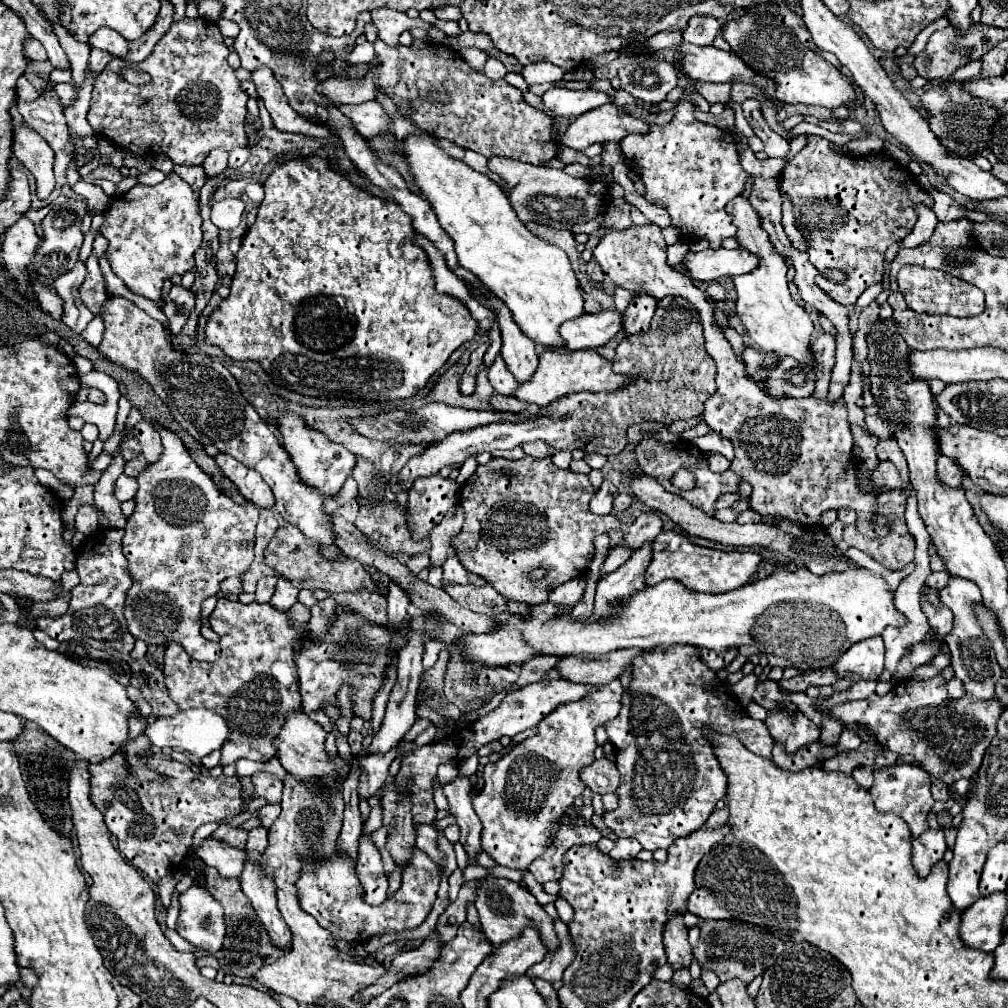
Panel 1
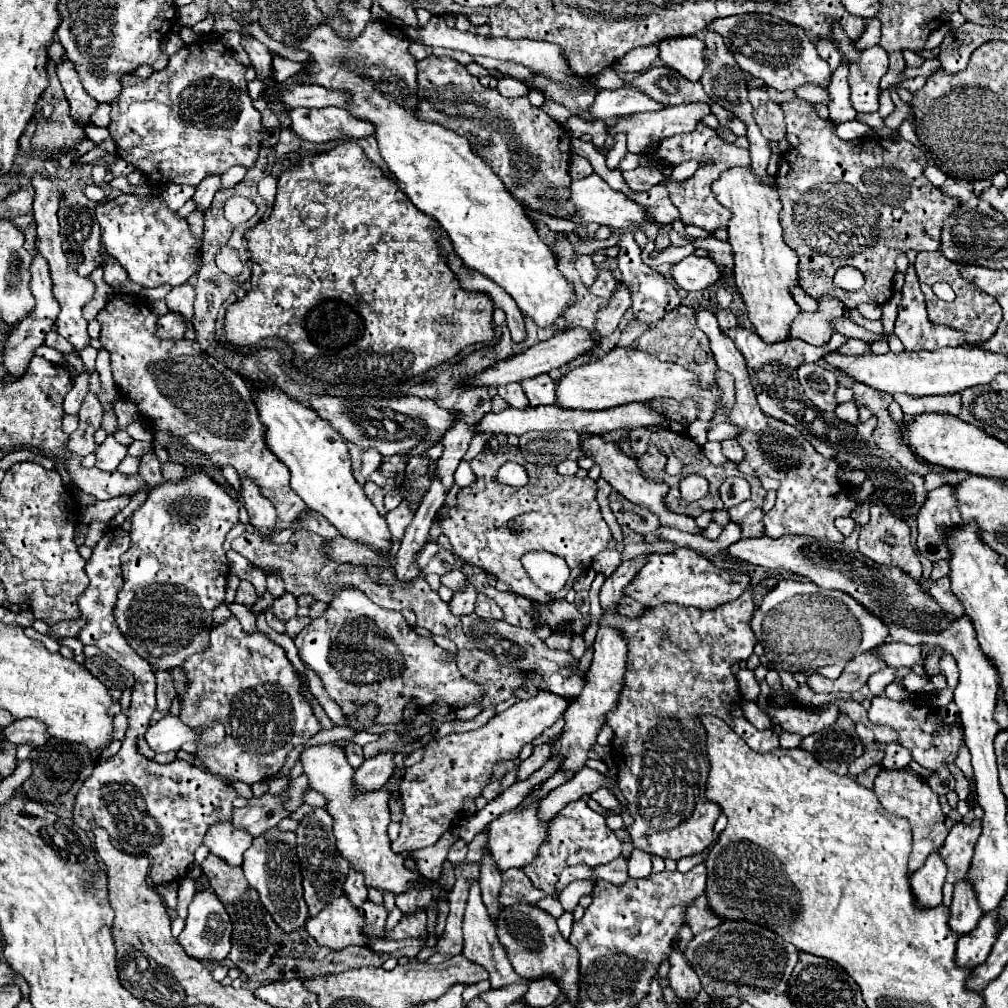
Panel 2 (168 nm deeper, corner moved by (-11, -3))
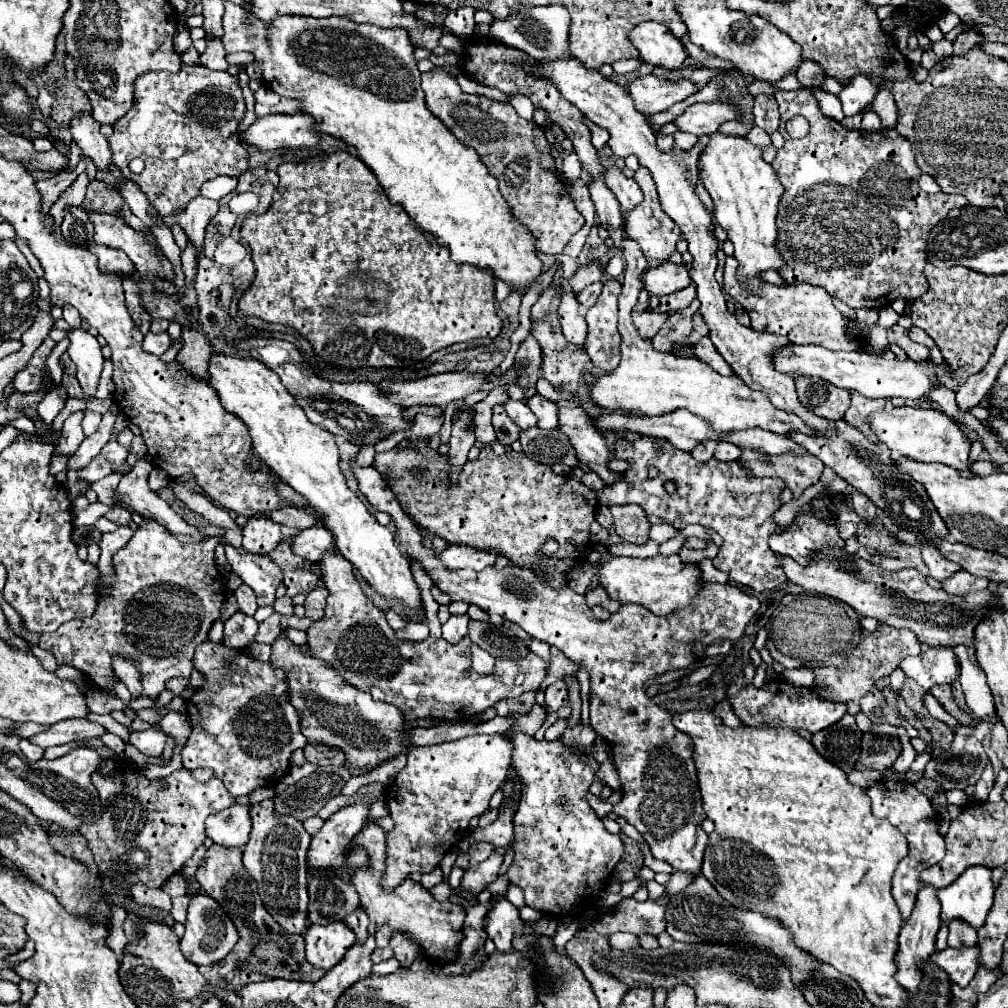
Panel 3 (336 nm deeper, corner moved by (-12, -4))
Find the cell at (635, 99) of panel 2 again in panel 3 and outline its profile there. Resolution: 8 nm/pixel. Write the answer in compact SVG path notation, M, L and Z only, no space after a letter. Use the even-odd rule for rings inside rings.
M641 75L627 85L627 93L635 103L635 109L643 115L653 115L667 111L671 105L693 95L697 87L691 81L659 81L653 75Z

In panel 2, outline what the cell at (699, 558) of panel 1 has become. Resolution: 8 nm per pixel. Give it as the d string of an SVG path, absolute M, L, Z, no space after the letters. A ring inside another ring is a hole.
M676 548L672 554L650 554L644 566L636 572L634 580L624 588L624 594L642 602L644 606L654 604L678 604L678 606L694 606L698 610L718 608L734 598L738 598L750 584L746 574L730 574L728 570L716 568L708 558L696 554L690 548Z

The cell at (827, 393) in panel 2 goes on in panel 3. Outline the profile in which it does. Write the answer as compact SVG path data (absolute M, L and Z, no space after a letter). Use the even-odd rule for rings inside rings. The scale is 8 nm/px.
M795 377L799 399L805 407L809 407L815 415L825 419L843 419L851 395L849 391L835 389L835 385L823 381L821 377Z

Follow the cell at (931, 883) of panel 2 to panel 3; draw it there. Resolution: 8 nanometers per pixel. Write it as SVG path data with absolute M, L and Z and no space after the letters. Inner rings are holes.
M923 885L917 893L917 901L915 901L915 907L909 915L909 919L905 921L903 929L901 929L901 935L899 935L899 953L897 953L897 967L899 971L895 973L895 979L907 989L907 991L915 991L919 987L919 981L921 981L921 969L919 965L923 961L927 961L933 953L935 953L935 935L939 931L939 925L941 925L941 905L939 905L939 899L937 899L937 889L933 885Z

